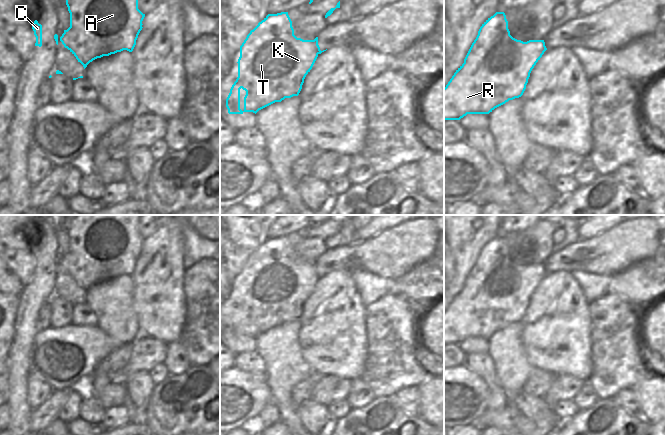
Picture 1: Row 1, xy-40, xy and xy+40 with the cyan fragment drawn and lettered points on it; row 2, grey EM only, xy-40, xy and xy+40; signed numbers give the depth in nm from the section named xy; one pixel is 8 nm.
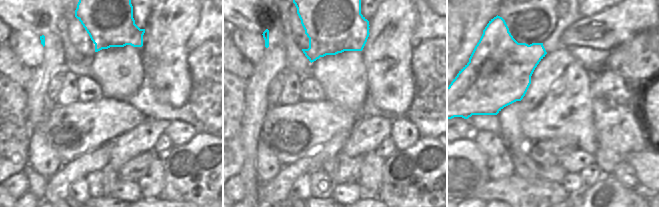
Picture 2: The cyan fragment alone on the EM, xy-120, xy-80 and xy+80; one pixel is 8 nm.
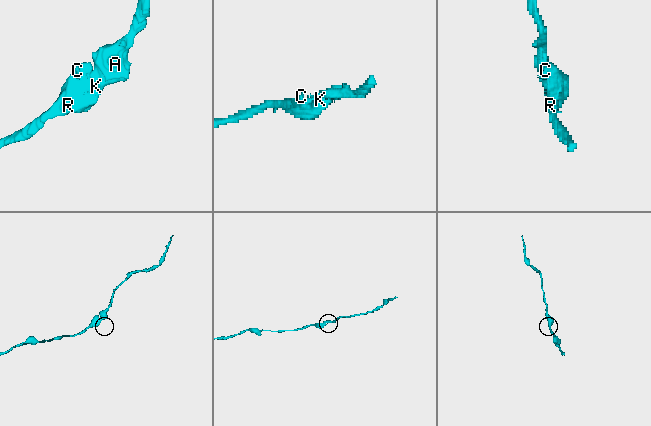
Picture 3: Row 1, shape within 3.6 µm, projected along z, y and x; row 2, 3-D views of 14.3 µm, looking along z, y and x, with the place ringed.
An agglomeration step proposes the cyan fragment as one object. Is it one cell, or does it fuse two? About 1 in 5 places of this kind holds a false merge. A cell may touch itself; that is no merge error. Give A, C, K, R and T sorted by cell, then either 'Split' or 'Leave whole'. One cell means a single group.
Groups: A C K R T. Leave whole.

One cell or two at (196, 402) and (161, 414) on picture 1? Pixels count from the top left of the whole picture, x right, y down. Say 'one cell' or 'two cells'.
two cells

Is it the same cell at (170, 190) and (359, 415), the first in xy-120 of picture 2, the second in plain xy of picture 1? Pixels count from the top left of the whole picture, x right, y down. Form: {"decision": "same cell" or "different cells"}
{"decision": "same cell"}

